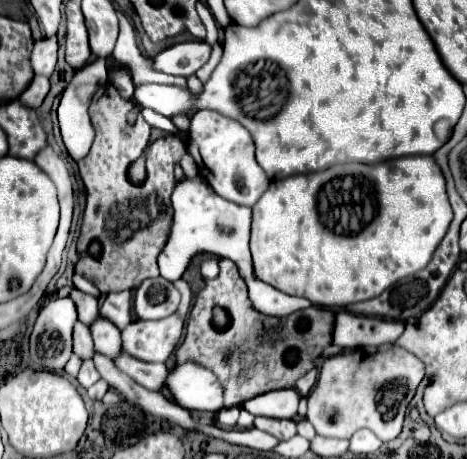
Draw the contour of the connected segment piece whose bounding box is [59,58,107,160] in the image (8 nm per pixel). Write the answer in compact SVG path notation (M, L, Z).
M97 58L95 62L87 64L85 68L81 68L79 72L75 72L73 80L69 82L69 86L65 88L63 96L61 96L61 104L59 104L59 126L61 126L61 136L65 142L67 152L71 154L73 160L81 160L87 156L91 144L93 144L93 126L87 114L89 102L95 94L95 86L99 86L99 82L105 82L105 74L107 74L107 60Z

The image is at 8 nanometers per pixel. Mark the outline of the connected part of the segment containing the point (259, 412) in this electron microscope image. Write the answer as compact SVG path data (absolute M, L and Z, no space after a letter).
M281 388L281 390L271 390L247 400L243 408L253 416L291 420L297 416L299 400L301 400L301 394L295 388Z

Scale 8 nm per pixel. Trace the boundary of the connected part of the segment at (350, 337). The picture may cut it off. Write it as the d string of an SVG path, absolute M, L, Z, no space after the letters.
M339 310L333 324L333 344L341 348L391 344L403 334L403 328L405 324L399 320L355 316L347 310Z

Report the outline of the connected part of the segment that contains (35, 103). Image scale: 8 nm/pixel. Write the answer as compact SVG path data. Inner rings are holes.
M35 76L27 90L19 96L23 104L29 104L29 108L39 108L49 92L49 78L47 76Z

